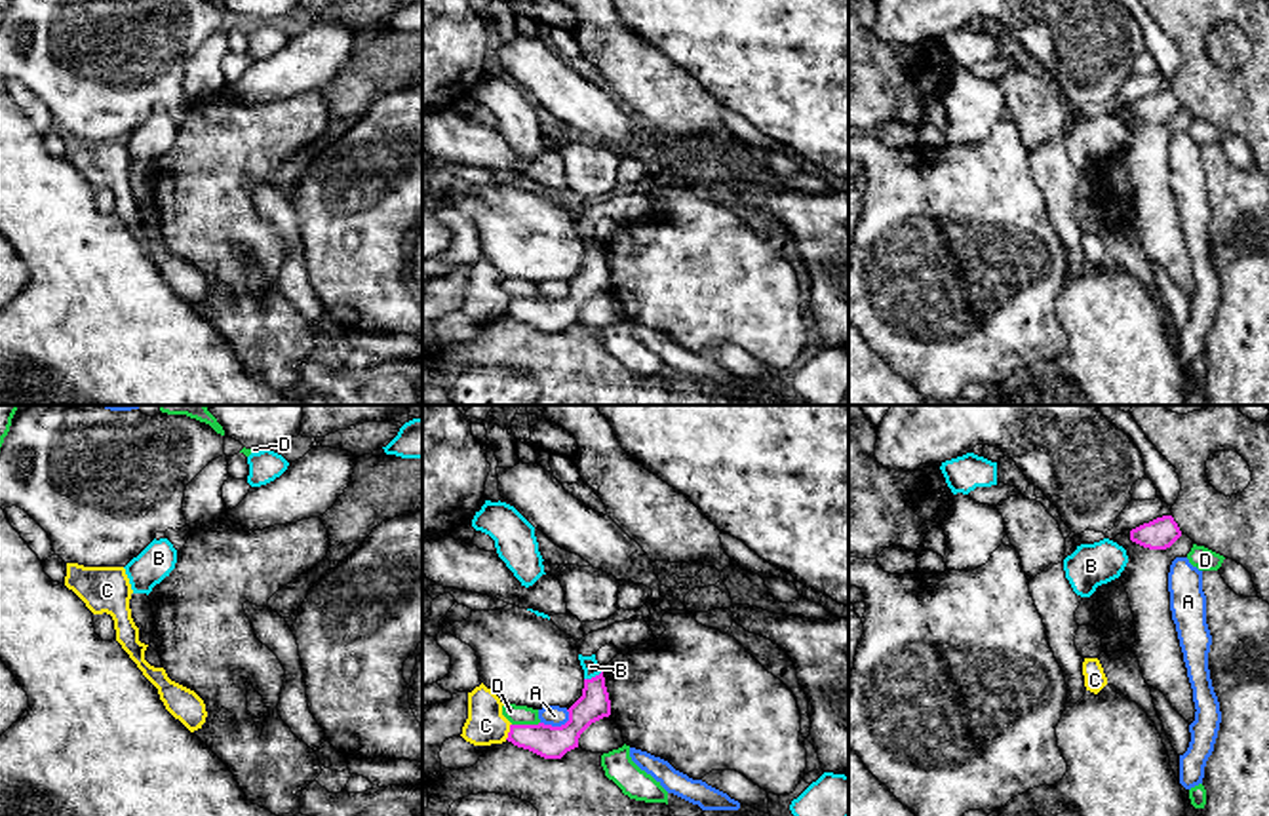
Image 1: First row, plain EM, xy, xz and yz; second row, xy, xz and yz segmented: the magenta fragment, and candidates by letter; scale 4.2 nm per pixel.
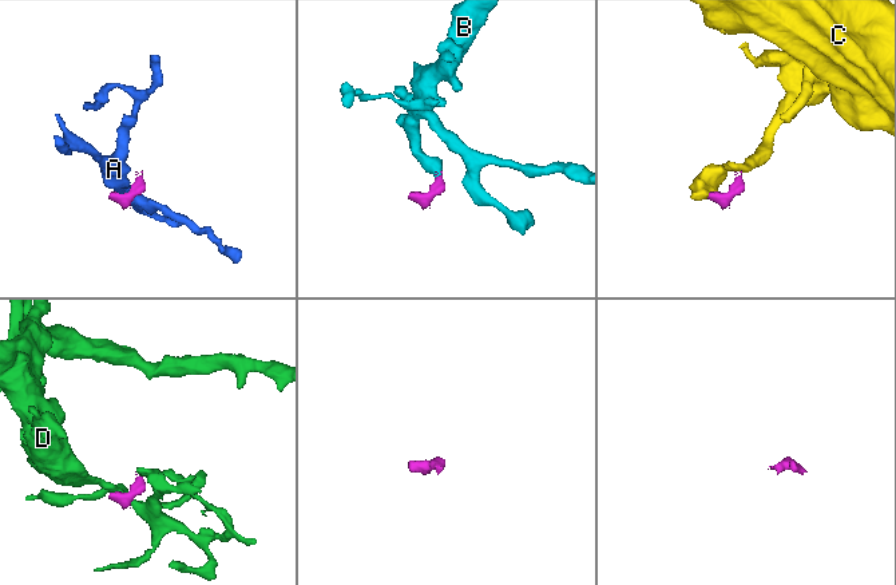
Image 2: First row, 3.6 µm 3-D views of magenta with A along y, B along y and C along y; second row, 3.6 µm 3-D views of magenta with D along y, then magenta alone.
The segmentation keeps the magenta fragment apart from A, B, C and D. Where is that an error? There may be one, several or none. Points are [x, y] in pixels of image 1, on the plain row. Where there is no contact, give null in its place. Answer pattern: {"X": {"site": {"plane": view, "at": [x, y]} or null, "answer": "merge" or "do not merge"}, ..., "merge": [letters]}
{"A": {"site": {"plane": "xz", "at": [558, 301]}, "answer": "do not merge"}, "B": {"site": {"plane": "xz", "at": [592, 252]}, "answer": "merge"}, "C": {"site": {"plane": "xz", "at": [510, 305]}, "answer": "do not merge"}, "D": {"site": {"plane": "xz", "at": [526, 299]}, "answer": "do not merge"}, "merge": ["B"]}

